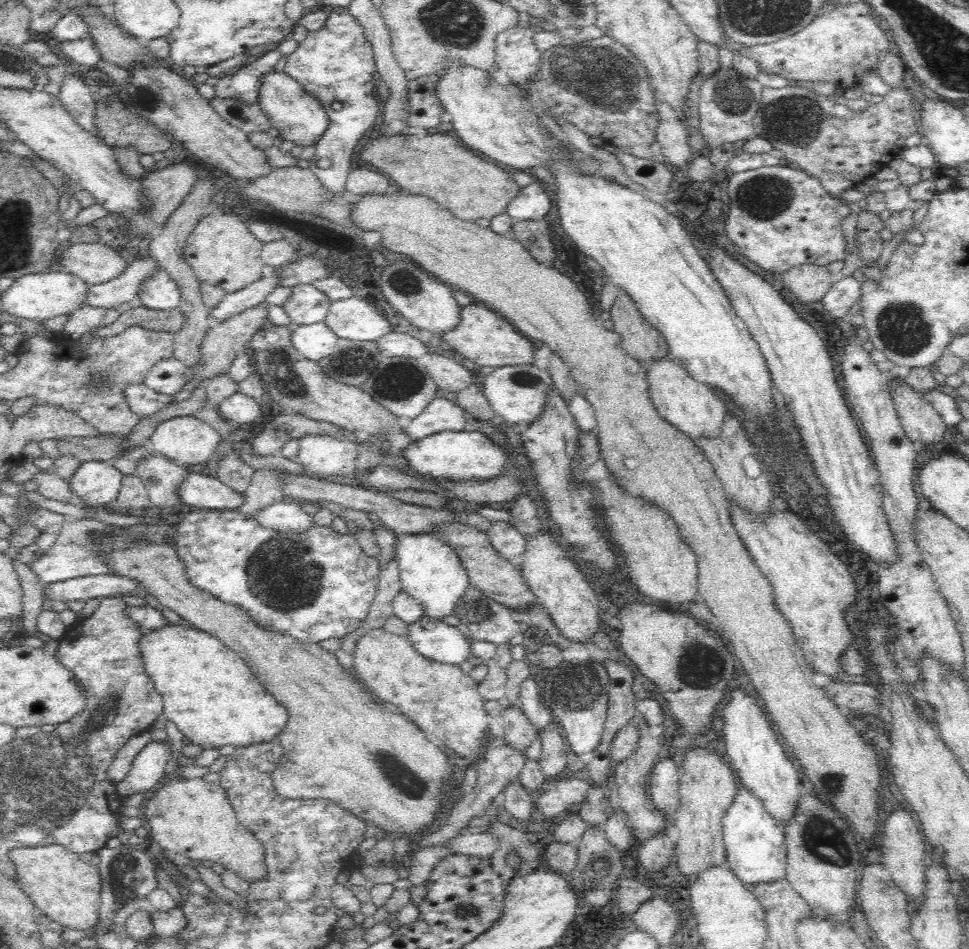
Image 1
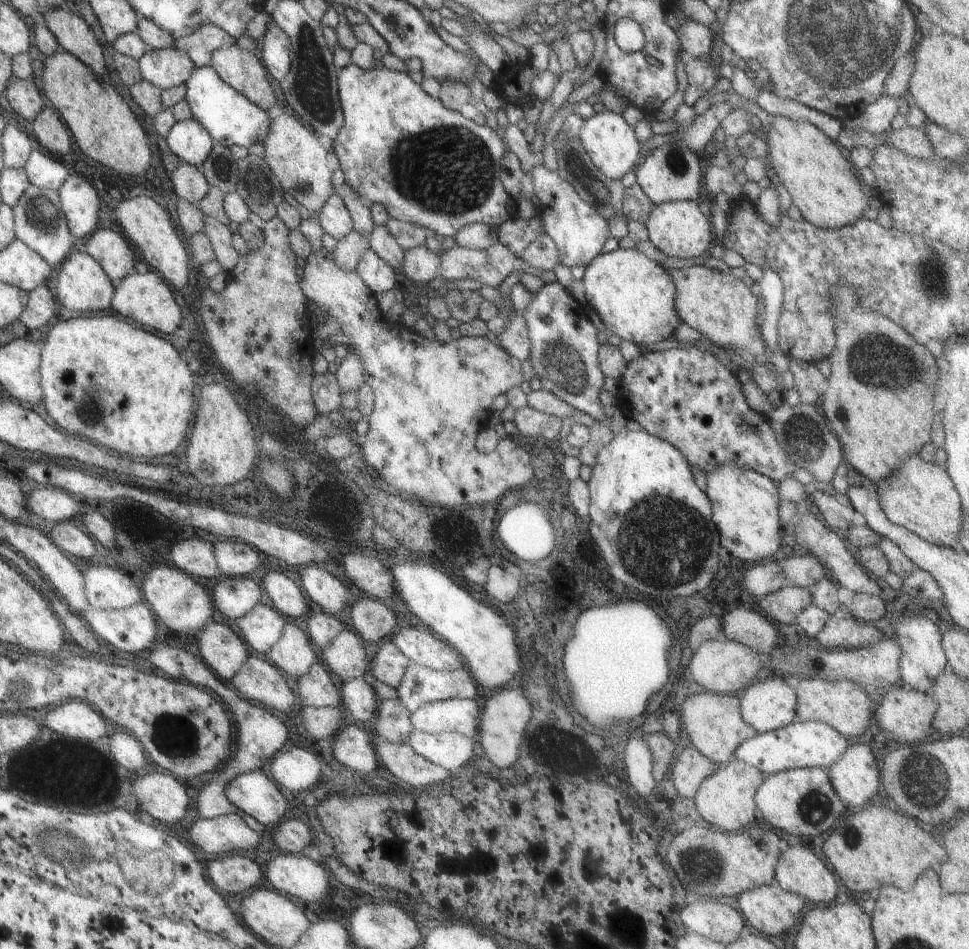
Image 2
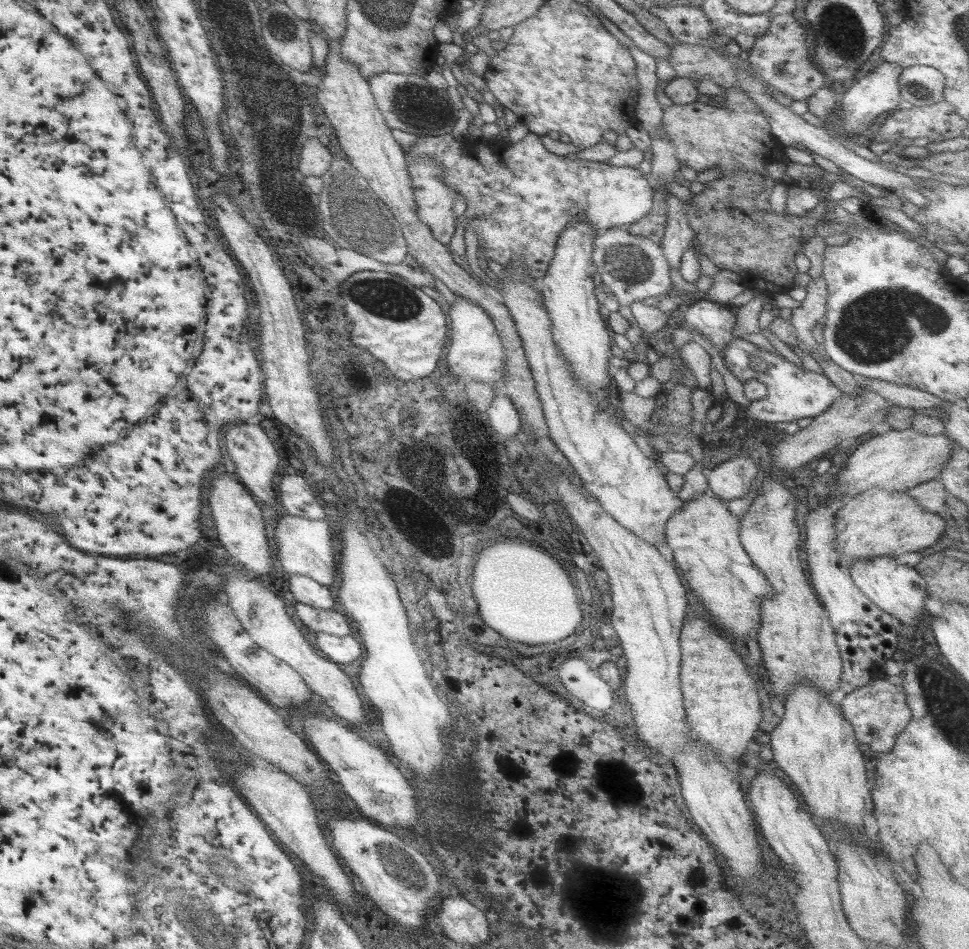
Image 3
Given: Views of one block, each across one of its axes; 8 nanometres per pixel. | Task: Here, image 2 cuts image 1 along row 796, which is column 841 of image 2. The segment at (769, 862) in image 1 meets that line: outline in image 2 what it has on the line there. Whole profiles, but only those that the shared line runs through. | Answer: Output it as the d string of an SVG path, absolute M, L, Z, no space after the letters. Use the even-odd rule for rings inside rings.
M795 721L779 730L770 730L744 740L733 751L733 758L743 761L763 774L773 774L789 768L819 767L833 764L848 747L847 740L837 731L819 721Z

